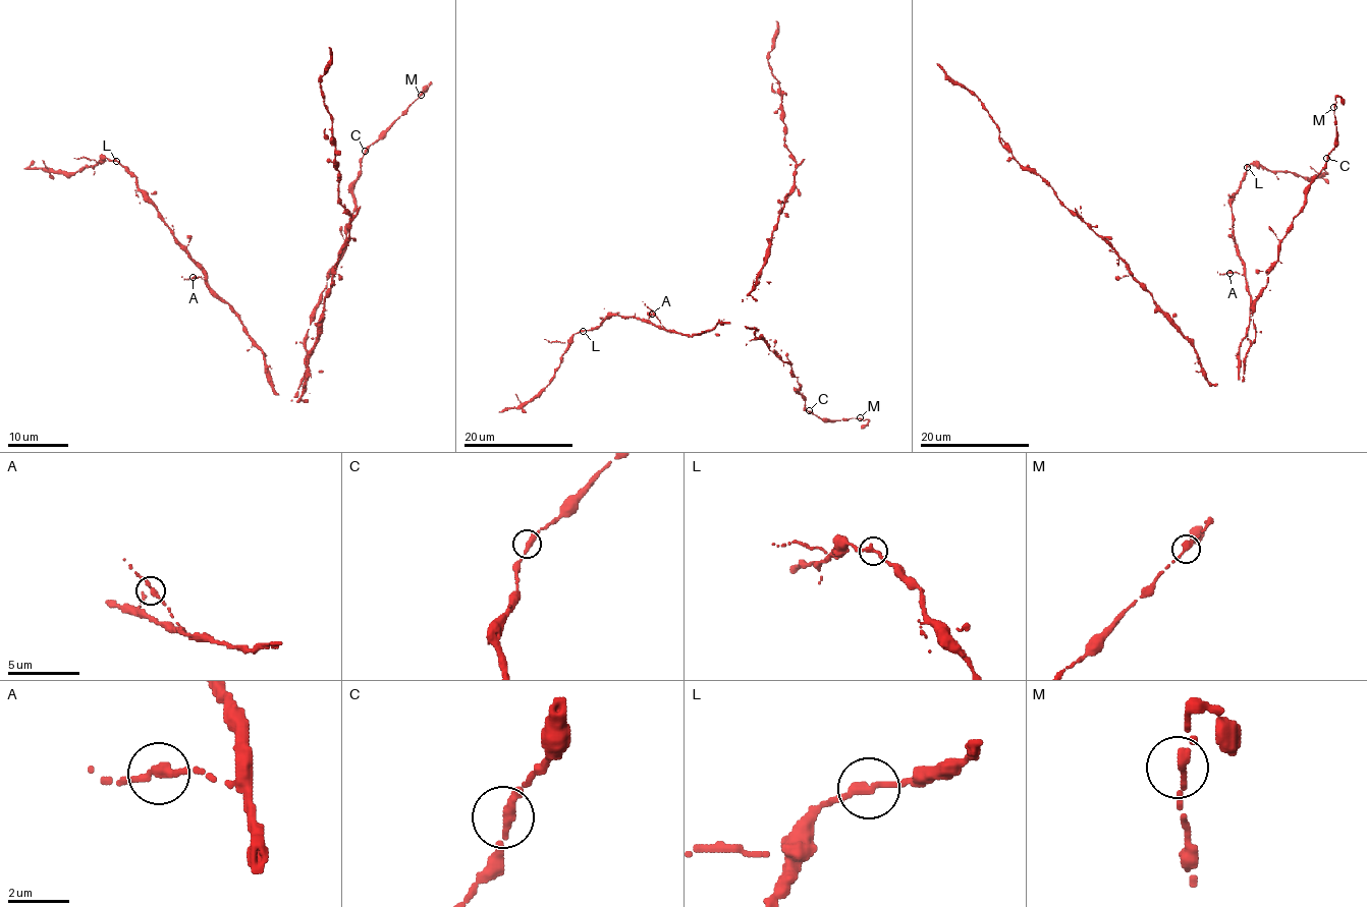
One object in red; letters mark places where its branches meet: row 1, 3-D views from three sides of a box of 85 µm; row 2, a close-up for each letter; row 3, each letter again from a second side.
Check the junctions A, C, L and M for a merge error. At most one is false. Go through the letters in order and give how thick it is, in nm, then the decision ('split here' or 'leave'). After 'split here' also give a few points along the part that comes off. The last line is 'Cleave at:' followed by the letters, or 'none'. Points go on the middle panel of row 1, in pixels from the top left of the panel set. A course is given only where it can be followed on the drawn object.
A: 280 nm thick; leave
C: 280 nm thick; leave
L: 280 nm thick; leave
M: 280 nm thick; leave
Cleave at: none

